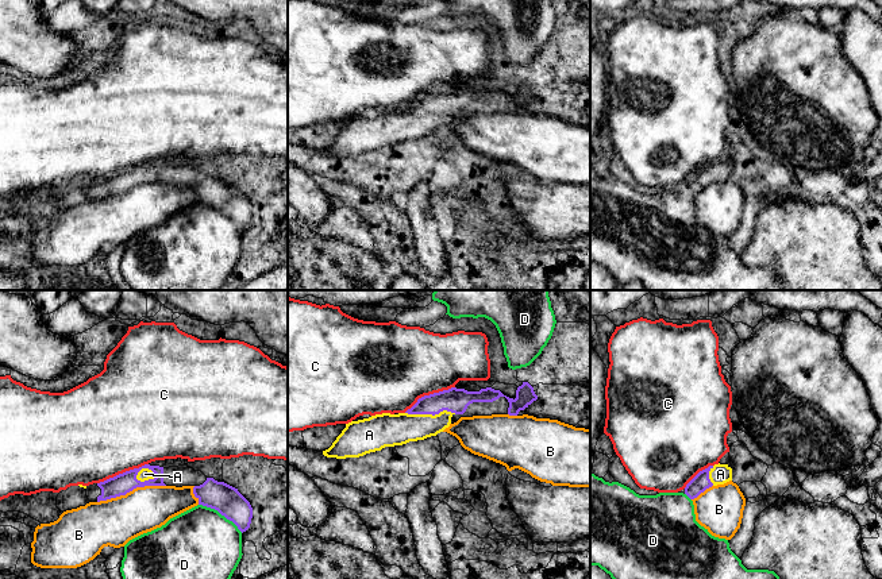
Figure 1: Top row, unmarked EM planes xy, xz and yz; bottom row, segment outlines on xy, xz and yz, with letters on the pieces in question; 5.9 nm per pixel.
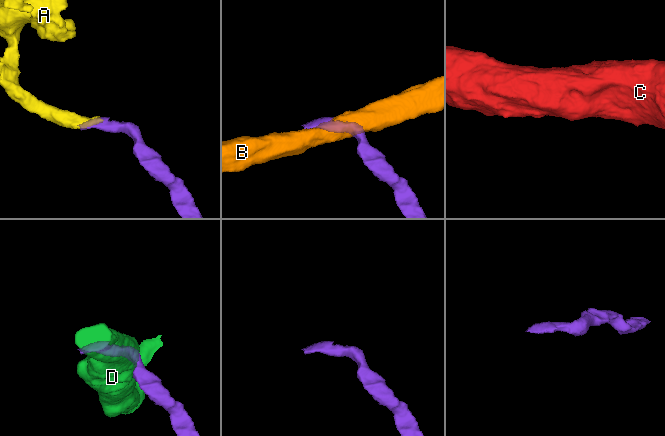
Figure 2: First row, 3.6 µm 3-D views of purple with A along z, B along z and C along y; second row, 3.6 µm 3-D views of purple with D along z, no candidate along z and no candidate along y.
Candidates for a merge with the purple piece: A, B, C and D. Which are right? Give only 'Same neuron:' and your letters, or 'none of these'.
Same neuron: A

